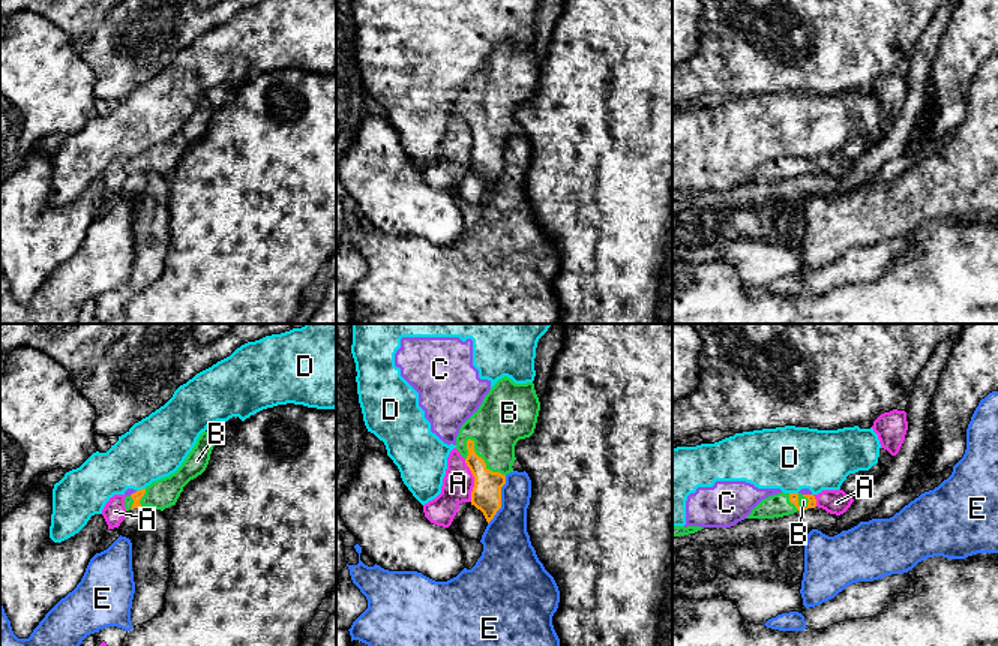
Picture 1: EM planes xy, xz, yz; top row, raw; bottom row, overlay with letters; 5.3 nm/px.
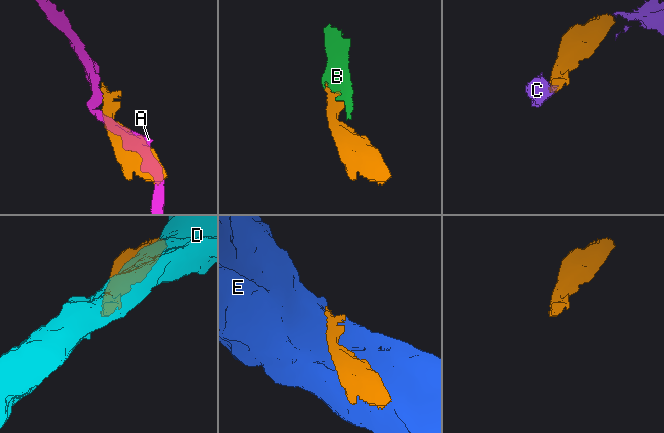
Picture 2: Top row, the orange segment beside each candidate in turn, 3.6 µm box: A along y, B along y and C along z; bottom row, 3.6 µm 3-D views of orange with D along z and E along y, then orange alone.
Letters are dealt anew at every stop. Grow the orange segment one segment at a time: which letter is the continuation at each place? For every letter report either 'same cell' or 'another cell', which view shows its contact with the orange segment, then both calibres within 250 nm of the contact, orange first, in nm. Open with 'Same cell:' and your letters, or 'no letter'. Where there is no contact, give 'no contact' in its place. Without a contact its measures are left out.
Same cell: B
A: another cell; meets orange in xz; 160 nm thick on the orange side, 170 nm on the other
B: same cell; meets orange in xz; 160 nm thick on the orange side, 280 nm on the other
C: another cell; meets orange in yz; 50 nm thick on the orange side, 30 nm on the other
D: another cell; meets orange in xy; 50 nm thick on the orange side, 320 nm on the other
E: another cell; meets orange in xz; 160 nm thick on the orange side, 260 nm on the other

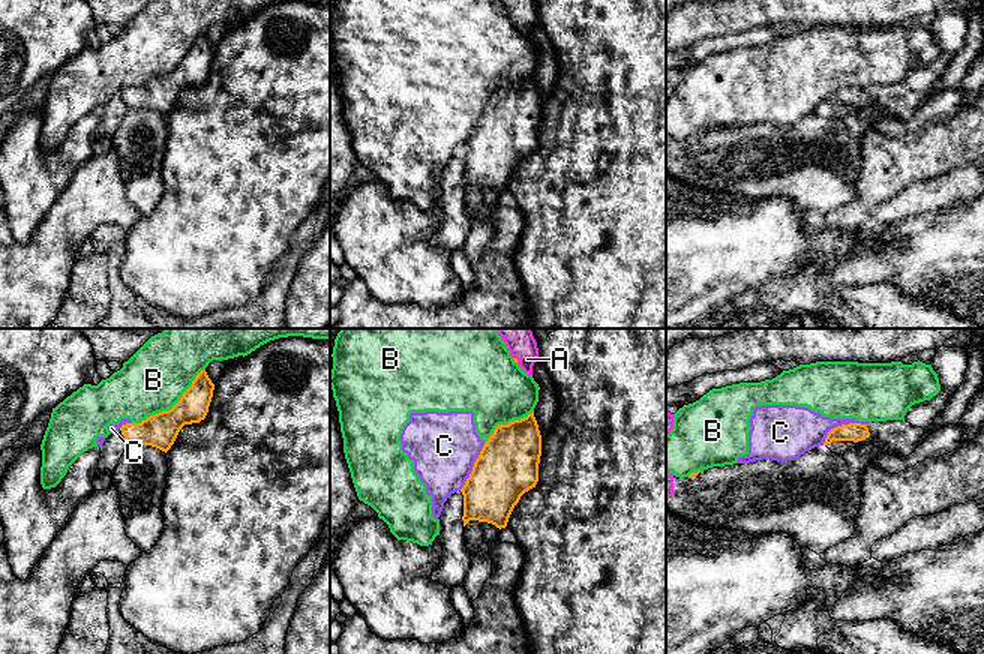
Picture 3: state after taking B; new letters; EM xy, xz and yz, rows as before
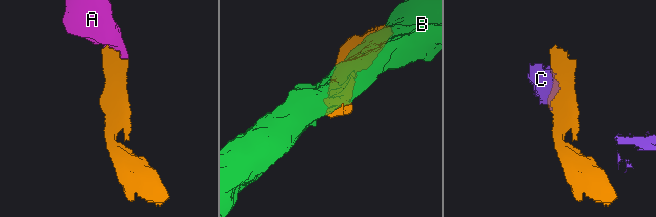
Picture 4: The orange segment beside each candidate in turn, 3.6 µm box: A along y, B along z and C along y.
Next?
Same cell: A
A: same cell; meets orange in xz; 20 nm thick on the orange side, 140 nm on the other
B: another cell; meets orange in xy; 180 nm thick on the orange side, 340 nm on the other
C: another cell; meets orange in yz; 100 nm thick on the orange side, 260 nm on the other

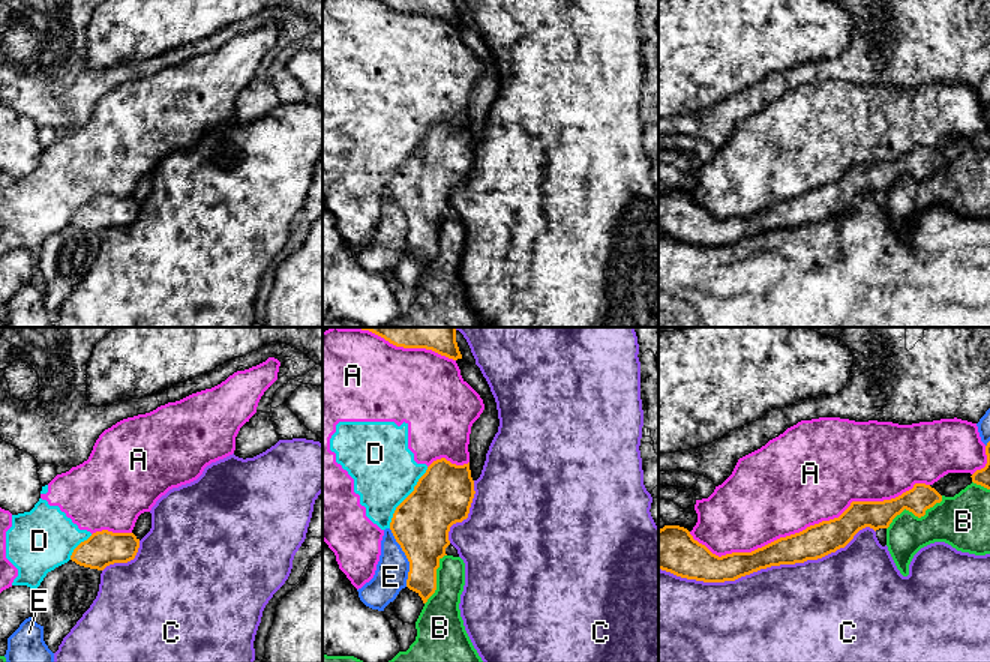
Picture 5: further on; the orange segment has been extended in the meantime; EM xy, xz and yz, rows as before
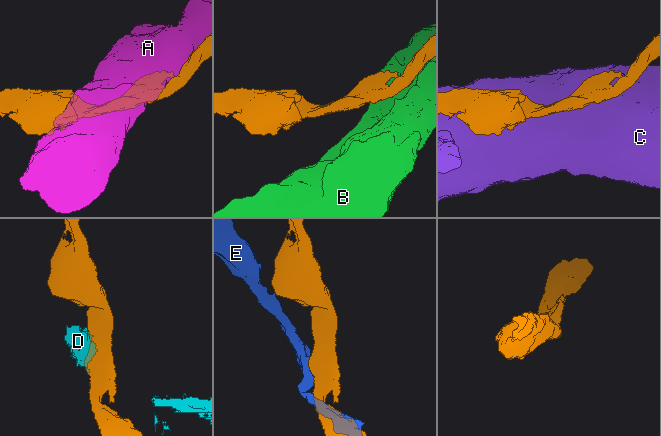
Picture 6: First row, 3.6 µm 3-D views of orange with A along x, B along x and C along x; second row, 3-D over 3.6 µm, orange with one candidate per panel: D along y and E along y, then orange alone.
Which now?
Same cell: no letter
A: another cell; meets orange in yz; 180 nm thick on the orange side, 500 nm on the other
B: another cell; meets orange in yz; 150 nm thick on the orange side, 280 nm on the other
C: another cell; meets orange in yz; 160 nm thick on the orange side, 480 nm on the other
D: another cell; meets orange in xz; 320 nm thick on the orange side, 340 nm on the other
E: another cell; meets orange in xz; 320 nm thick on the orange side, 180 nm on the other

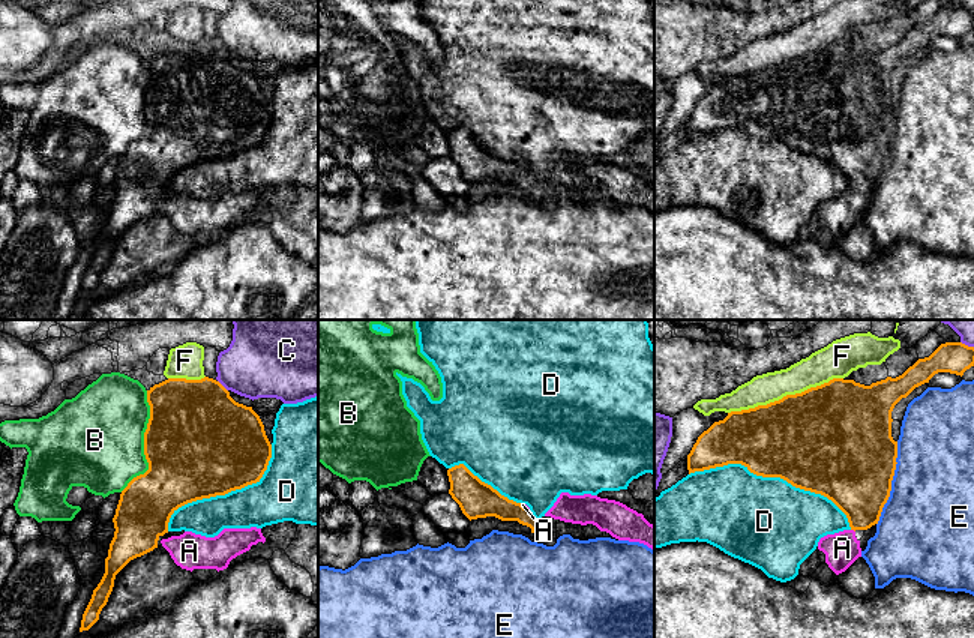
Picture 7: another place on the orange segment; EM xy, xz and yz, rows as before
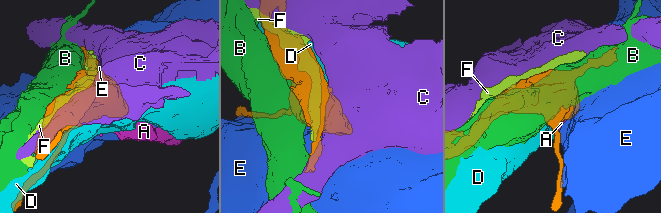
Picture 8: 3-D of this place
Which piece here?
Same cell: A
A: same cell; meets orange in yz; 340 nm thick on the orange side, 180 nm on the other
B: another cell; meets orange in xy; 500 nm thick on the orange side, 500 nm on the other
C: another cell; meets orange in xy; 480 nm thick on the orange side, 340 nm on the other
D: another cell; meets orange in yz; 480 nm thick on the orange side, 480 nm on the other
E: another cell; meets orange in yz; 480 nm thick on the orange side, 460 nm on the other
F: another cell; meets orange in yz; 480 nm thick on the orange side, 170 nm on the other

